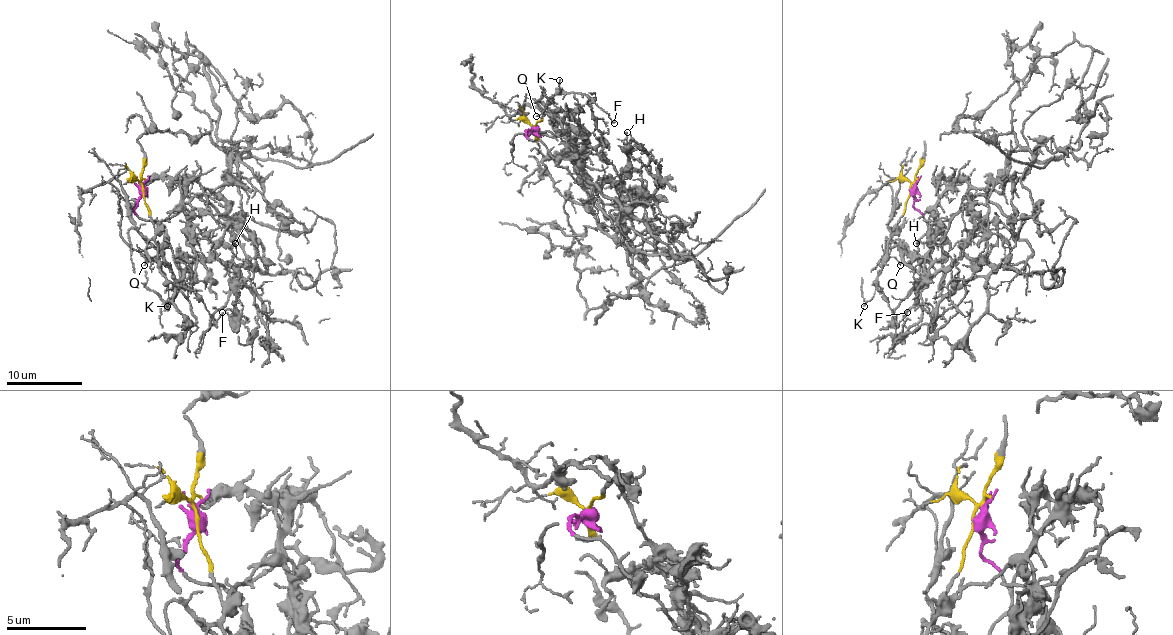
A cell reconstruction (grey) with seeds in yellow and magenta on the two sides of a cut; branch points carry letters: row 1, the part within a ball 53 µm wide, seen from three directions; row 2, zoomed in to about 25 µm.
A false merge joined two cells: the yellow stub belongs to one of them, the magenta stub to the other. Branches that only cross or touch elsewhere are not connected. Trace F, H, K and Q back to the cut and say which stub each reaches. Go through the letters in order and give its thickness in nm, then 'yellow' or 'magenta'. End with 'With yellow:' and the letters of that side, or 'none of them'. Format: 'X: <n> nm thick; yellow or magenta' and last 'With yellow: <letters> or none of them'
F: 130 nm thick; yellow
H: 110 nm thick; magenta
K: 130 nm thick; yellow
Q: 120 nm thick; yellow
With yellow: F, K, Q

